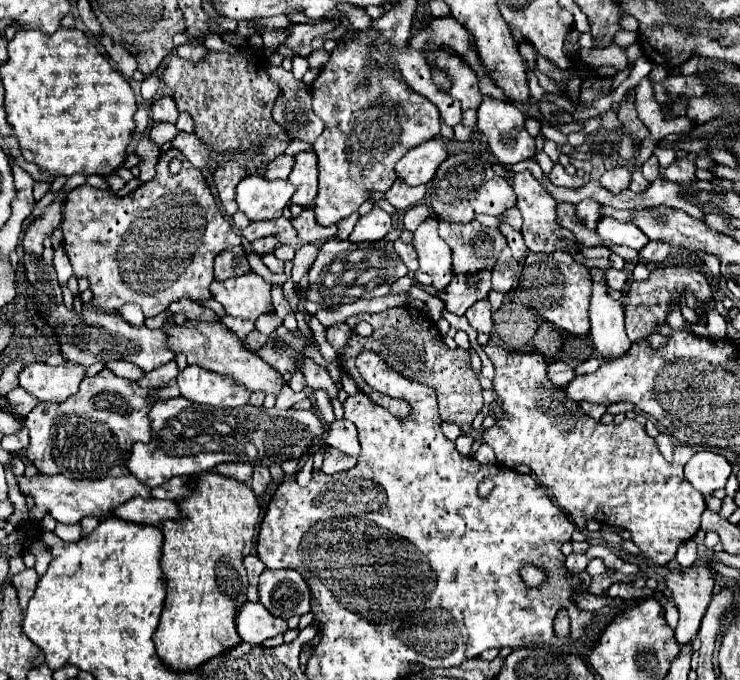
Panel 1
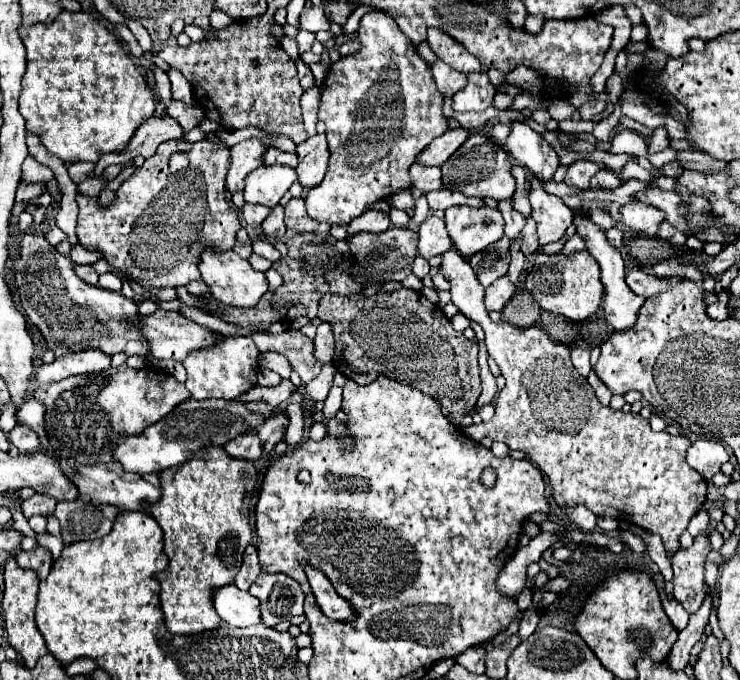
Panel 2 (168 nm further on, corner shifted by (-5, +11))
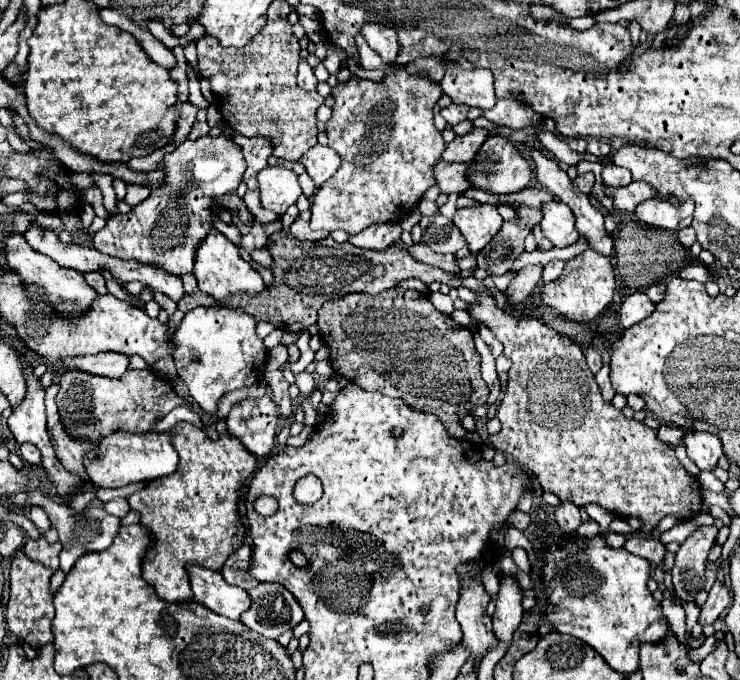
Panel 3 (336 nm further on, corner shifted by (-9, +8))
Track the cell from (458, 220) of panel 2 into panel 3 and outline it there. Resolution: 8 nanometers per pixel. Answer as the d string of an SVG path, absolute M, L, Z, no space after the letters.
M471 205L465 209L457 209L453 223L459 227L463 237L469 243L471 251L481 251L499 231L503 217L497 213L495 205Z

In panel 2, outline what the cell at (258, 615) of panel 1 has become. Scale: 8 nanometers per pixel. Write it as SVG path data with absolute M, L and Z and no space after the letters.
M235 584L215 590L215 610L231 626L247 628L261 624L259 600L249 592L239 590Z

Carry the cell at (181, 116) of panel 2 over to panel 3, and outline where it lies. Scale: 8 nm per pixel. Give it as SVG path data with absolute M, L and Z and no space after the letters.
M201 109L199 115L197 115L197 121L195 121L195 127L191 129L187 139L199 139L199 137L203 137L207 133L209 133L209 125L207 125L207 119L205 119L205 109Z

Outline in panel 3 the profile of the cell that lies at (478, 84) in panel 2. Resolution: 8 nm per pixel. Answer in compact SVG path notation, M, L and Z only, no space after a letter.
M451 103L449 107L441 109L441 115L453 127L453 125L457 125L457 123L467 119L467 111L469 111L469 107L455 107L455 103Z

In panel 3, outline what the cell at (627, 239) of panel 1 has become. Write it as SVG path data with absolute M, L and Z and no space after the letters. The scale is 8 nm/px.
M649 199L639 203L639 207L635 209L635 217L647 225L655 225L655 227L663 227L669 231L675 231L679 221L693 215L693 199L687 201L679 201L677 205L669 203L669 201L659 201L659 199Z

